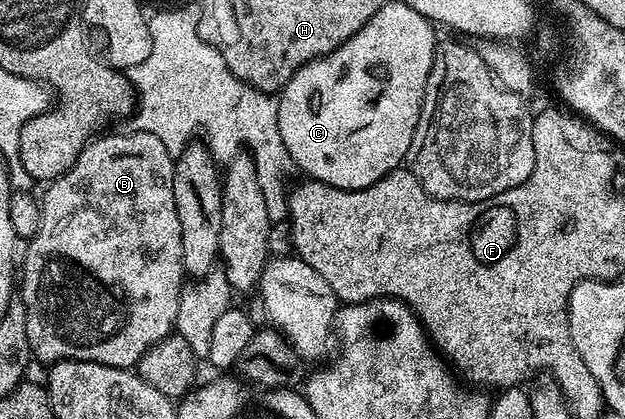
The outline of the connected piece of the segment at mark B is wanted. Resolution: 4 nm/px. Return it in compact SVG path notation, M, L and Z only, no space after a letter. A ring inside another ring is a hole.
M130 130L130 132L117 132L114 136L105 136L106 134L98 135L96 138L89 141L85 145L84 150L79 154L77 161L65 171L62 176L57 177L48 185L49 188L45 192L45 197L40 197L39 203L41 206L41 225L39 230L34 234L32 240L29 241L29 249L27 250L27 256L23 265L23 271L19 276L19 298L23 302L25 307L25 313L27 314L27 342L29 343L29 351L36 359L42 362L56 362L58 360L90 360L96 364L106 364L112 368L123 368L126 370L132 369L143 358L143 354L148 348L152 348L154 344L159 343L160 340L164 340L166 336L170 335L174 331L177 323L177 307L181 301L181 290L183 287L183 281L181 276L186 275L185 267L183 266L183 234L181 233L181 227L179 226L179 214L175 211L175 194L173 193L173 166L175 163L174 153L167 150L167 146L163 146L163 142L159 142L159 138L155 138L155 134L147 134L146 132L139 132L136 130ZM80 224L109 224L109 265L105 265L105 260L101 256L97 256L93 260L93 264L85 264L85 260L81 257L81 248L77 244L73 244L73 240L69 236L60 236L59 233L53 232L56 228L77 228Z

